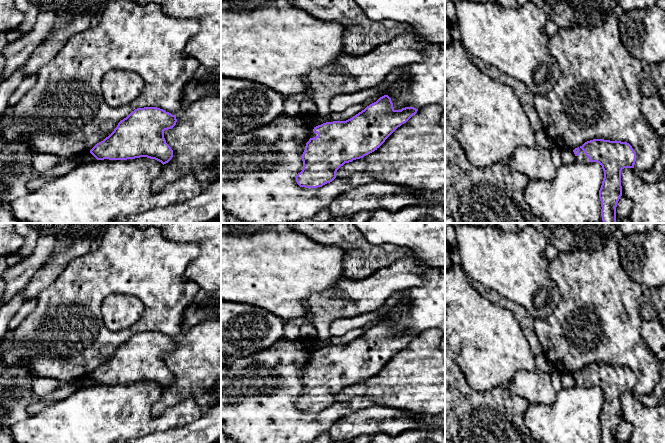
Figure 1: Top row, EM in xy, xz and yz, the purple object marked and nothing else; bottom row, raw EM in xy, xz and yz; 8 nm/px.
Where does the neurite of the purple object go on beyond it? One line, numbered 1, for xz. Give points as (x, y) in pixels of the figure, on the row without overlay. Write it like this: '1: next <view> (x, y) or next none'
1: next xz (312, 358)

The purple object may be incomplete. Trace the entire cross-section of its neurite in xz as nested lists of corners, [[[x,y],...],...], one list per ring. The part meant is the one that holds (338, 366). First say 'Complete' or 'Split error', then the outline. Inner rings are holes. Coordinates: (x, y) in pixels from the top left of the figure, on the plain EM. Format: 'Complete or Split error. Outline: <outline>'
Split error. Outline: [[[384,319],[346,345],[326,346],[312,352],[297,408],[317,412],[332,406],[341,390],[377,374],[417,335],[414,331],[395,334],[391,322]]]

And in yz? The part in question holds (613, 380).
Split error. Outline: [[[593,363],[575,372],[573,376],[576,380],[576,385],[585,387],[597,386],[602,390],[604,402],[599,414],[602,431],[601,440],[602,443],[616,443],[617,427],[622,420],[621,395],[624,392],[634,392],[636,385],[636,377],[632,370],[627,366]]]

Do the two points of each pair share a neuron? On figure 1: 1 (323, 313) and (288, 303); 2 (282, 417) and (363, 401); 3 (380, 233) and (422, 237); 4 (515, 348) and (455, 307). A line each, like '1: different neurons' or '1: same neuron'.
1: different neurons
2: same neuron
3: same neuron
4: same neuron

